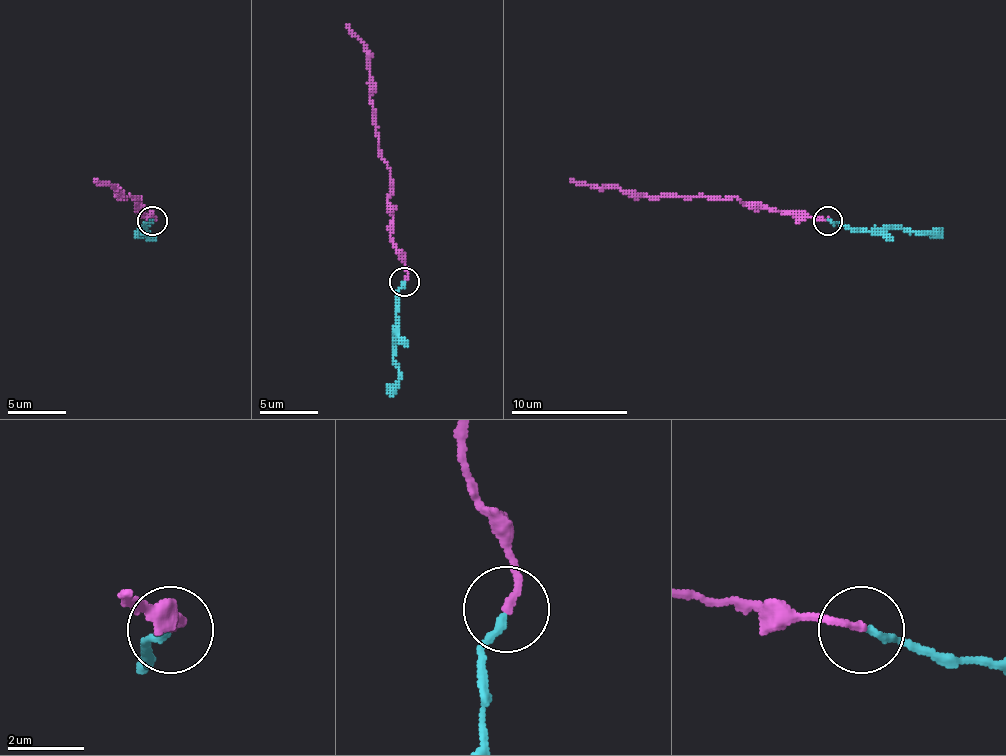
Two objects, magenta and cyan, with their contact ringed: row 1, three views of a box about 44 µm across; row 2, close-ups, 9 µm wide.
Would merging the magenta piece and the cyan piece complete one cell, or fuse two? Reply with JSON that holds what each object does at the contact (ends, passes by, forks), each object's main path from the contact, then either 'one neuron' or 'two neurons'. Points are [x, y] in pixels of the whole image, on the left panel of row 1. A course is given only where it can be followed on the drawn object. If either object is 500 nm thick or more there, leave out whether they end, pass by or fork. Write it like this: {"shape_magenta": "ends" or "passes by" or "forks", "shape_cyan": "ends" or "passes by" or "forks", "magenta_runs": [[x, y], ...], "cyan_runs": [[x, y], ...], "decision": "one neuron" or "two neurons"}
{"shape_magenta": "ends", "shape_cyan": "ends", "magenta_runs": [[153, 220], [156, 217], [138, 211], [138, 196], [138, 199], [117, 193], [117, 188], [94, 179]], "cyan_runs": [[153, 220], [144, 226], [144, 231], [141, 229], [147, 231], [138, 229]], "decision": "one neuron"}

